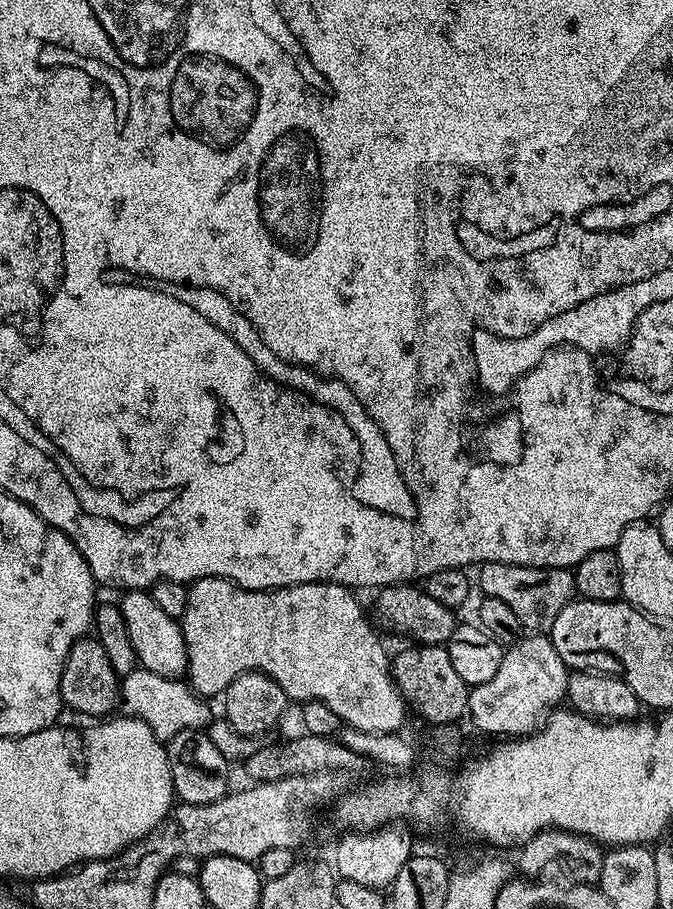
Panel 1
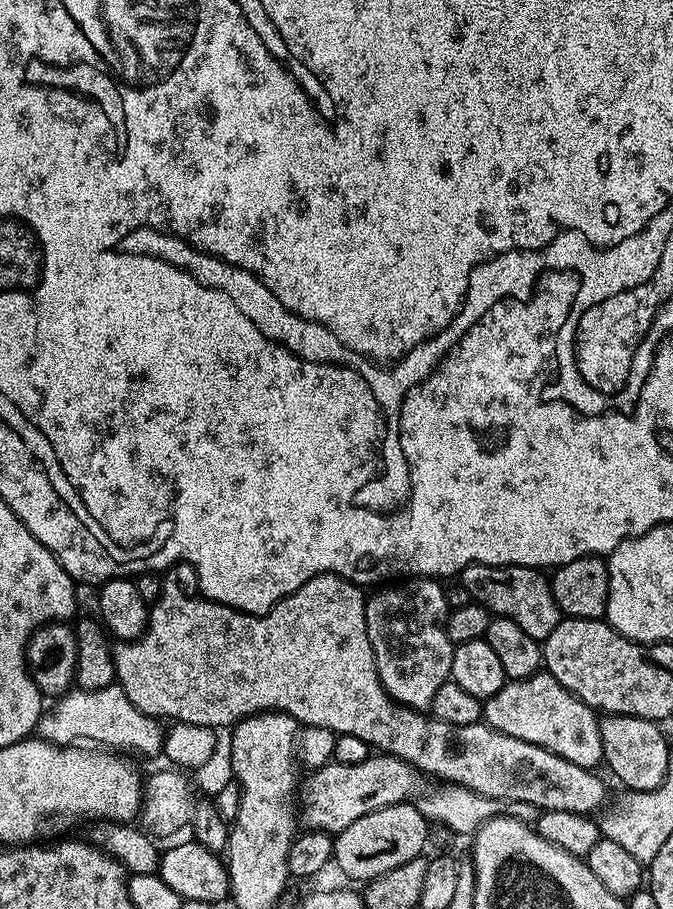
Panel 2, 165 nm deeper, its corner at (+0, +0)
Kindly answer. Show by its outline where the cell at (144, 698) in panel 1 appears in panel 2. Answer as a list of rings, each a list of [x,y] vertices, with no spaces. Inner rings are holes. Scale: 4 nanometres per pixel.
[[[114,683],[108,687],[103,687],[100,690],[82,691],[77,688],[69,689],[57,699],[57,704],[54,709],[51,708],[45,711],[37,724],[37,735],[51,744],[61,746],[70,746],[79,742],[89,742],[95,744],[98,742],[101,747],[115,750],[118,752],[127,752],[132,750],[146,756],[157,756],[163,751],[165,729],[155,717],[142,714],[140,710],[129,698],[126,697],[126,692],[122,690],[120,684]]]

